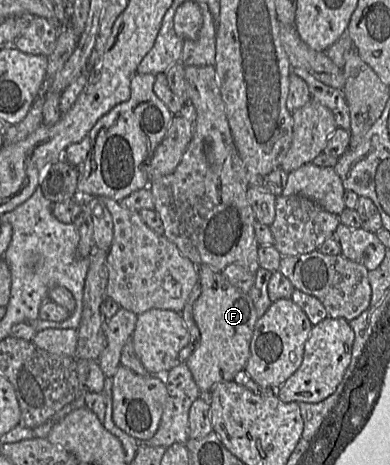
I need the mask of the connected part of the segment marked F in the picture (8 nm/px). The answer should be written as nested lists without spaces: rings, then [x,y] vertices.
[[[208,265],[198,266],[201,294],[193,305],[193,318],[200,331],[200,338],[191,355],[185,361],[201,394],[209,395],[212,387],[221,381],[232,381],[237,373],[244,371],[250,356],[250,343],[257,320],[254,303],[248,293],[242,292],[227,281],[222,271]]]

